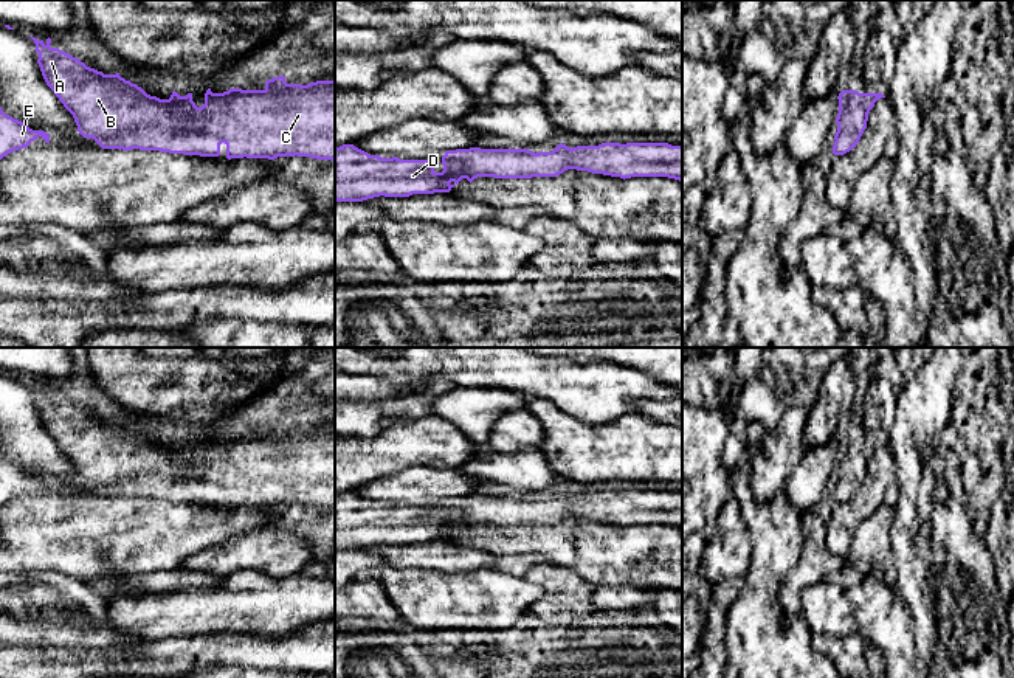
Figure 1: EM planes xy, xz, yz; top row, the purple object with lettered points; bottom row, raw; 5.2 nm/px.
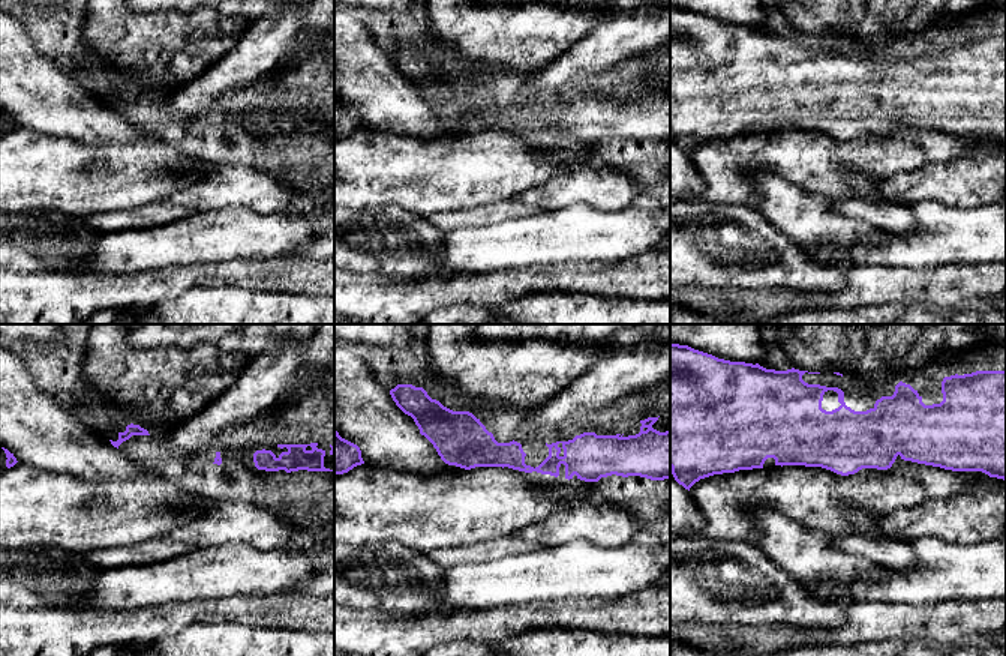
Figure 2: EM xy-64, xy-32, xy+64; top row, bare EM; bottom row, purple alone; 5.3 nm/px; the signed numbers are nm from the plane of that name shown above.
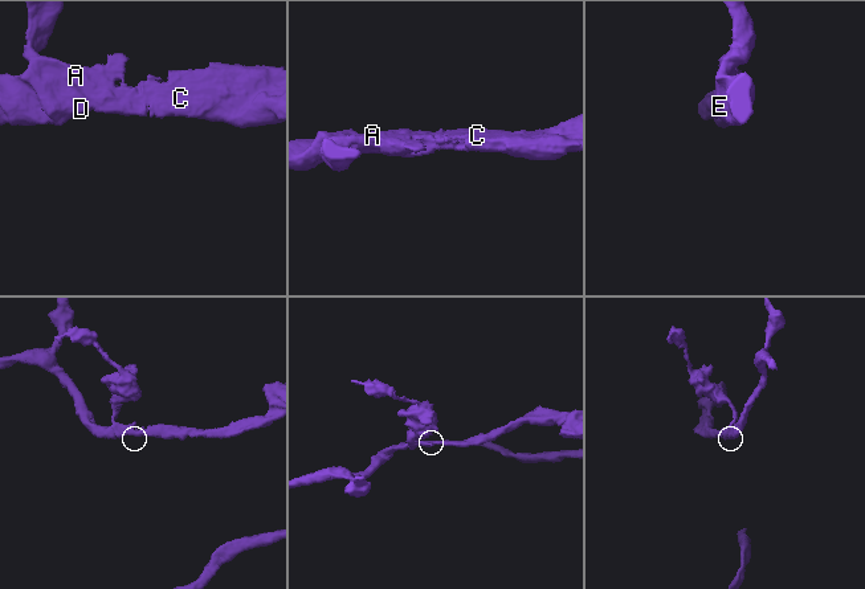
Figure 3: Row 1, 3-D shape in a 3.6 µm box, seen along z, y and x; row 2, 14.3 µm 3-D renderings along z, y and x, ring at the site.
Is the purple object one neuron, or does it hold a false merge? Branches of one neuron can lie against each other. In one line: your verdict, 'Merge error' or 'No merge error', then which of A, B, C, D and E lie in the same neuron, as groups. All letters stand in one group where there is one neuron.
No merge error. Groups: A B C D E

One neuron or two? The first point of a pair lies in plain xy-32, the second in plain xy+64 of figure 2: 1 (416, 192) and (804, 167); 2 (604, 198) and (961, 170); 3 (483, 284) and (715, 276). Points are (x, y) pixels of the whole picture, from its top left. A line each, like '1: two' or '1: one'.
1: one
2: one
3: two

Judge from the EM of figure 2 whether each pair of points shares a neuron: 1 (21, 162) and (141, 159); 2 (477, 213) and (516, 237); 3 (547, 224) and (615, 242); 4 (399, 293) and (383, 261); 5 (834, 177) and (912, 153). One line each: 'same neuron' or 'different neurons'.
1: same neuron
2: different neurons
3: same neuron
4: different neurons
5: same neuron

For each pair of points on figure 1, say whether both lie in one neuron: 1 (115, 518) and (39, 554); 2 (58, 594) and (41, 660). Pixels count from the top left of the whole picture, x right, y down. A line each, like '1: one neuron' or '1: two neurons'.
1: one neuron
2: two neurons

